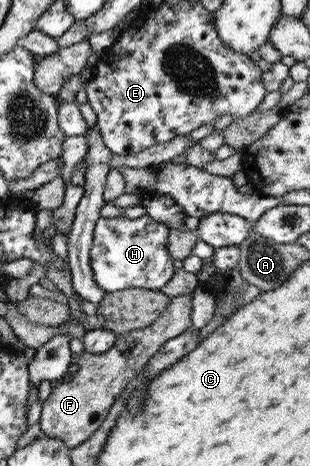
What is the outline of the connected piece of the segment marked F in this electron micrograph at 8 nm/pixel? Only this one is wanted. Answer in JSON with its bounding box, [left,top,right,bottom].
[40,292,193,450]

